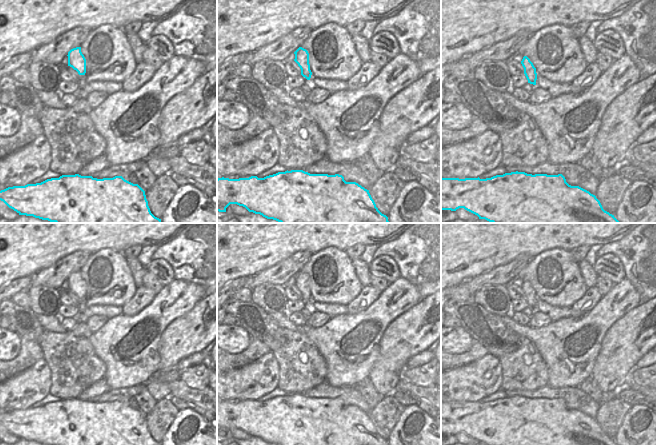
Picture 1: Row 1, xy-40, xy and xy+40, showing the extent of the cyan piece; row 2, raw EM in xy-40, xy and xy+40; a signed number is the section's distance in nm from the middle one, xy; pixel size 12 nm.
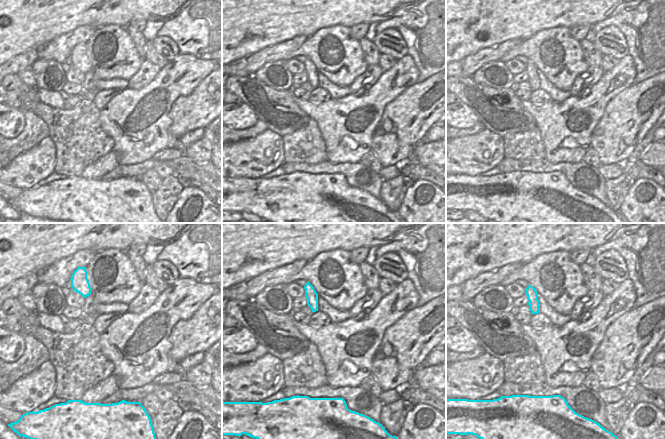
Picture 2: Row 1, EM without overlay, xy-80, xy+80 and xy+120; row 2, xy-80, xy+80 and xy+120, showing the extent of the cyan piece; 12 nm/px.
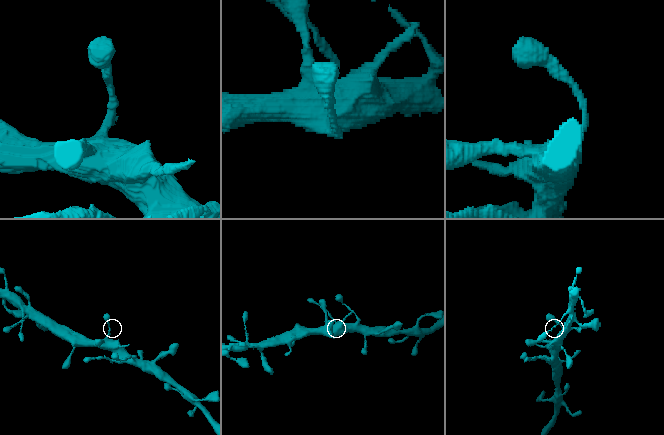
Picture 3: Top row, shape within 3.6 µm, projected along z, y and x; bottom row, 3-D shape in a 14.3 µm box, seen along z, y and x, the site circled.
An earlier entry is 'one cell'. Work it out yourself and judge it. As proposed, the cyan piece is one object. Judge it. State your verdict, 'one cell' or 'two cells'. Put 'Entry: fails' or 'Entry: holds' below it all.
one cell
Entry: holds

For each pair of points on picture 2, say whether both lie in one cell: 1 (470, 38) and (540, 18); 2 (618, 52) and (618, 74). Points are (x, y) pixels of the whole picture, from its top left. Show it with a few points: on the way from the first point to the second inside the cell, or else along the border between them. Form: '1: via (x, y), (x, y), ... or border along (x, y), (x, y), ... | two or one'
1: via (487, 20), (489, 18), (522, 18) | one
2: border along (628, 54), (619, 59) | two

